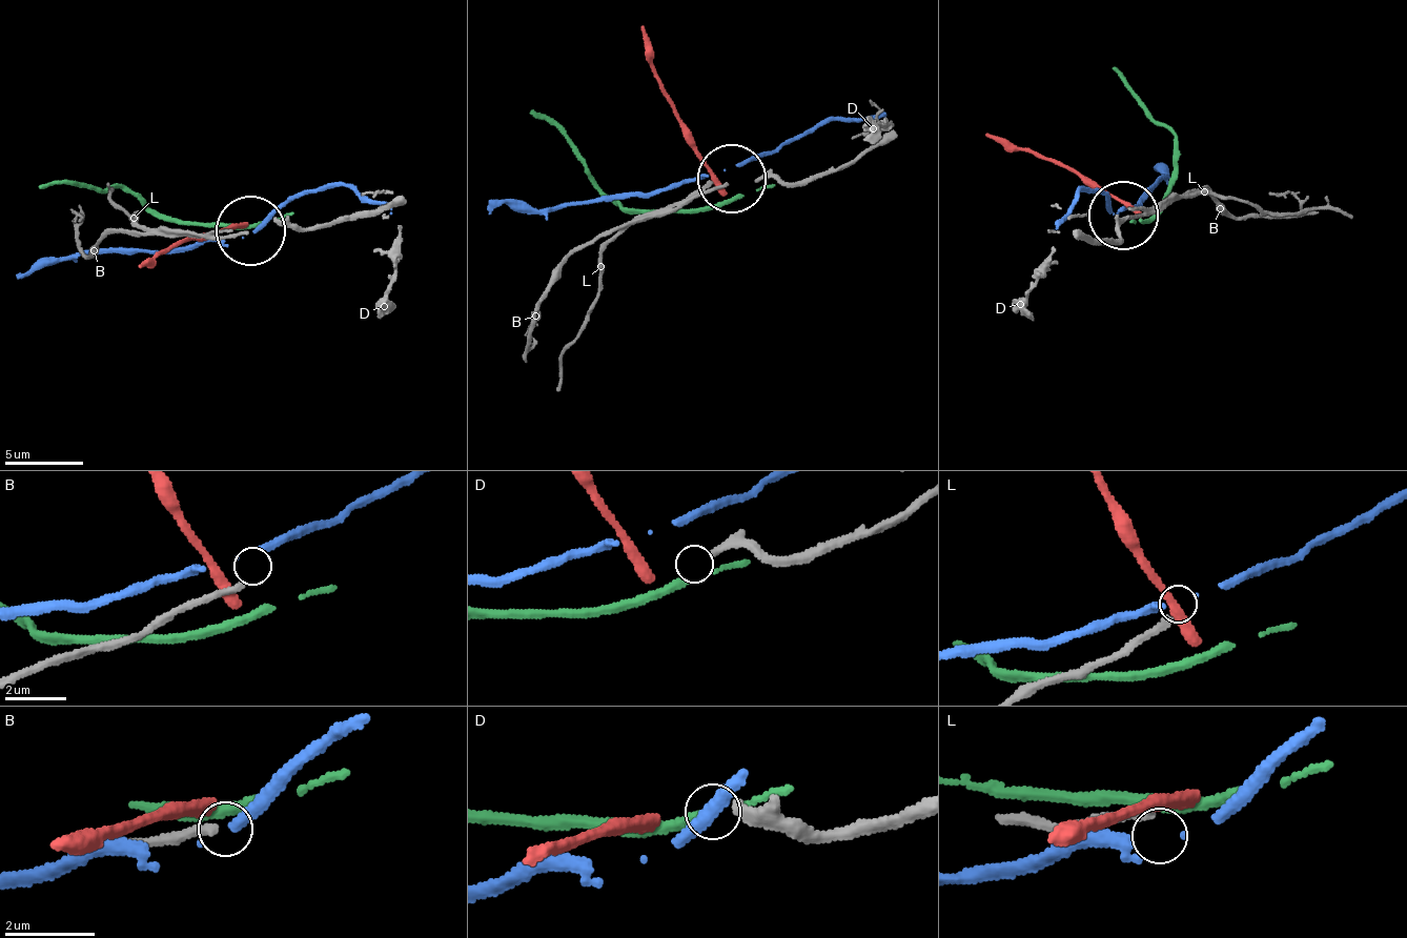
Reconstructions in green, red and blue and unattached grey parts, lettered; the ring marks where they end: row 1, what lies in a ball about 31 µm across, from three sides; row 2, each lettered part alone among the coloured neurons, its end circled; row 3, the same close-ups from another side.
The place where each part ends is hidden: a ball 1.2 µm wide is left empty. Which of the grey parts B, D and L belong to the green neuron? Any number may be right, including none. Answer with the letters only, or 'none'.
D

